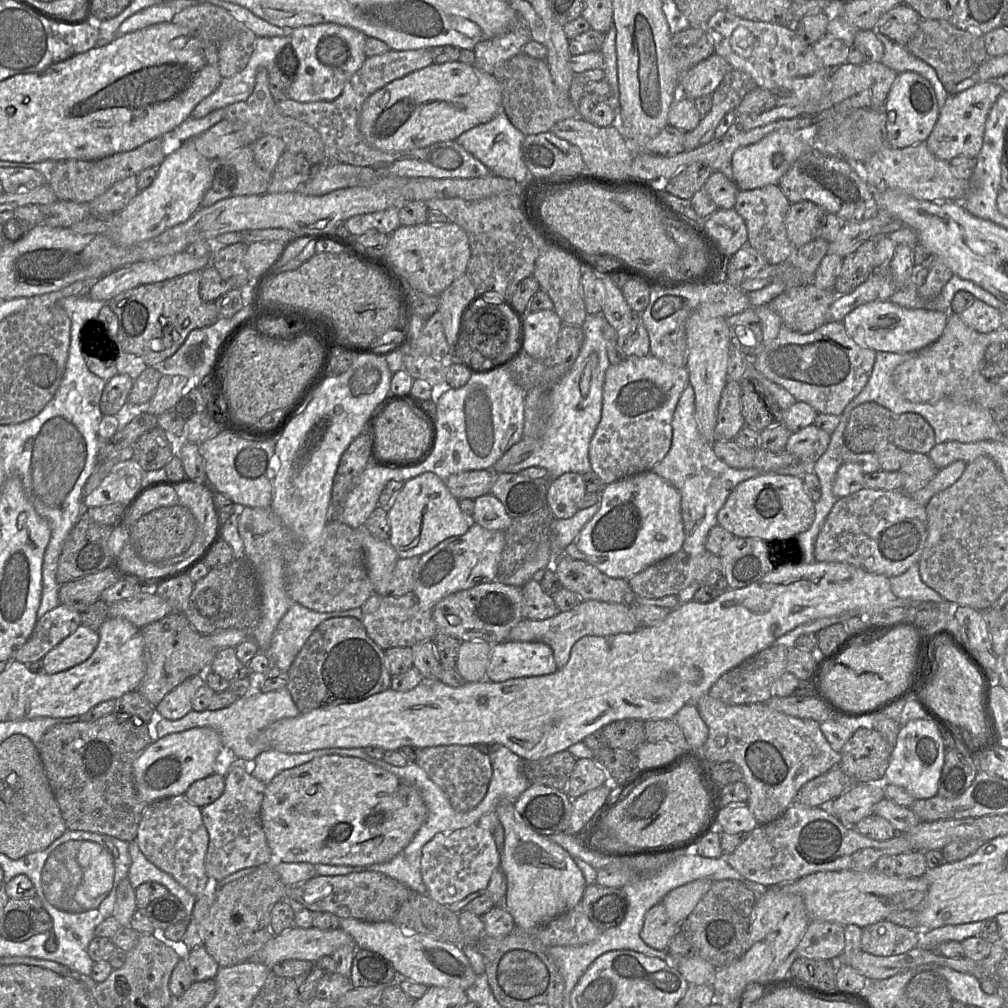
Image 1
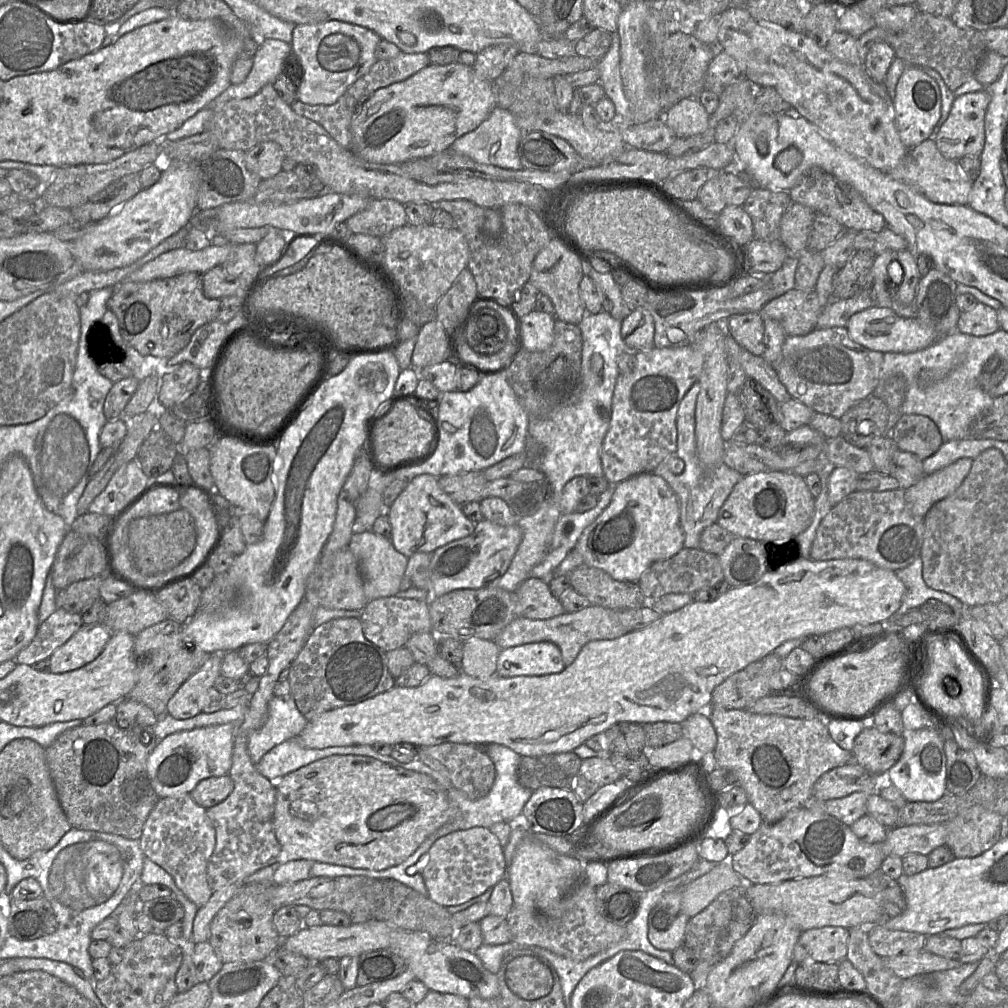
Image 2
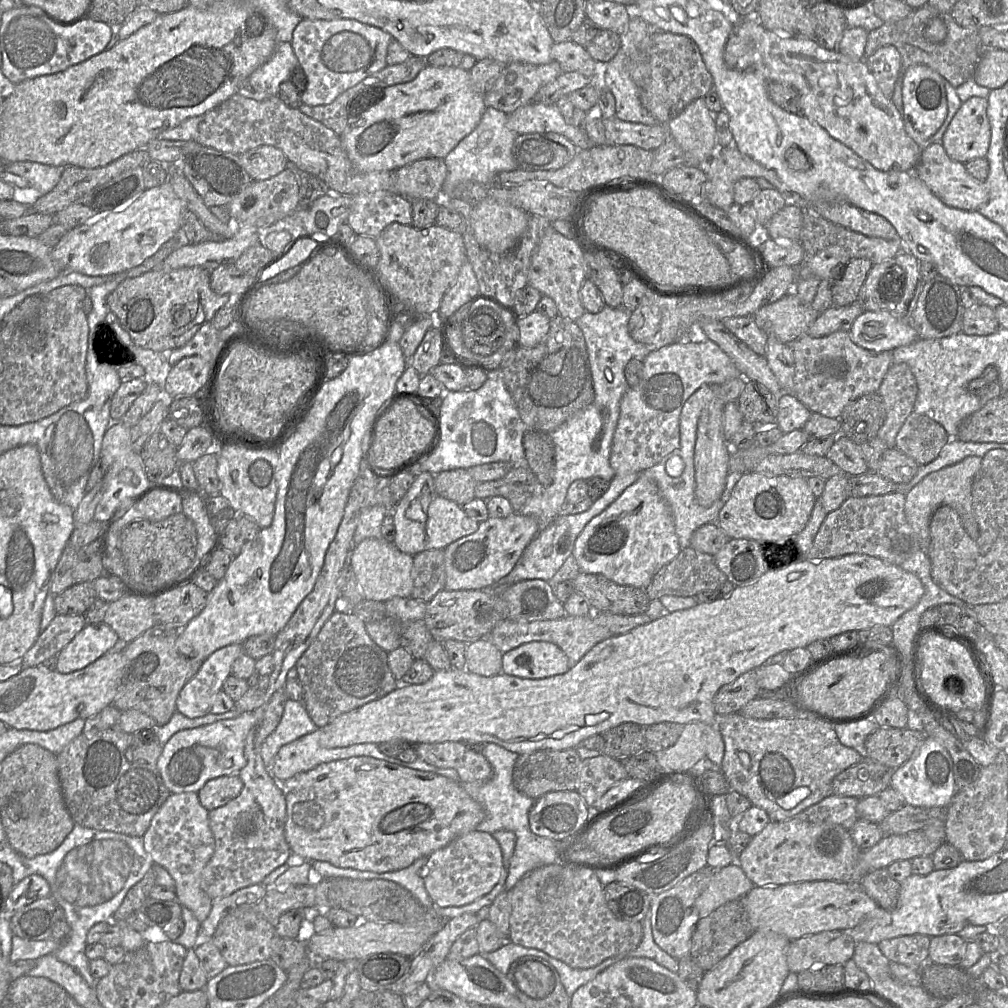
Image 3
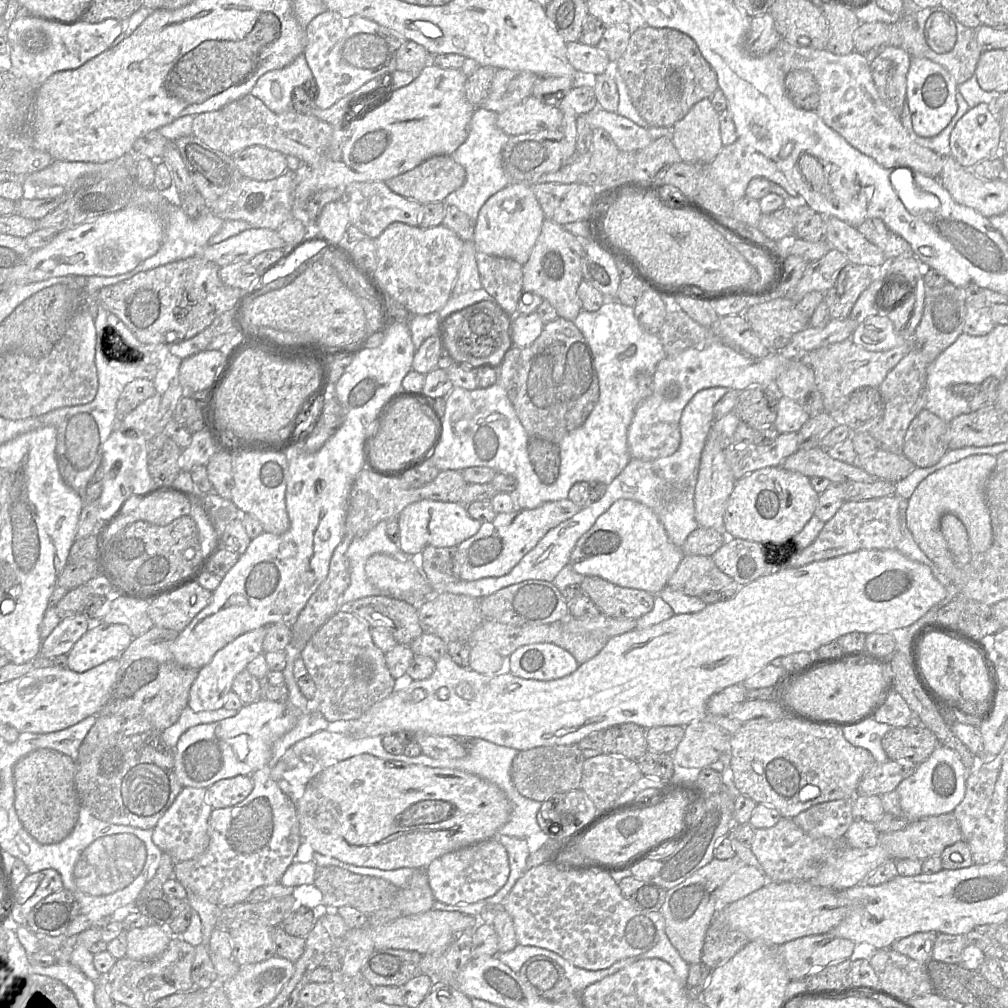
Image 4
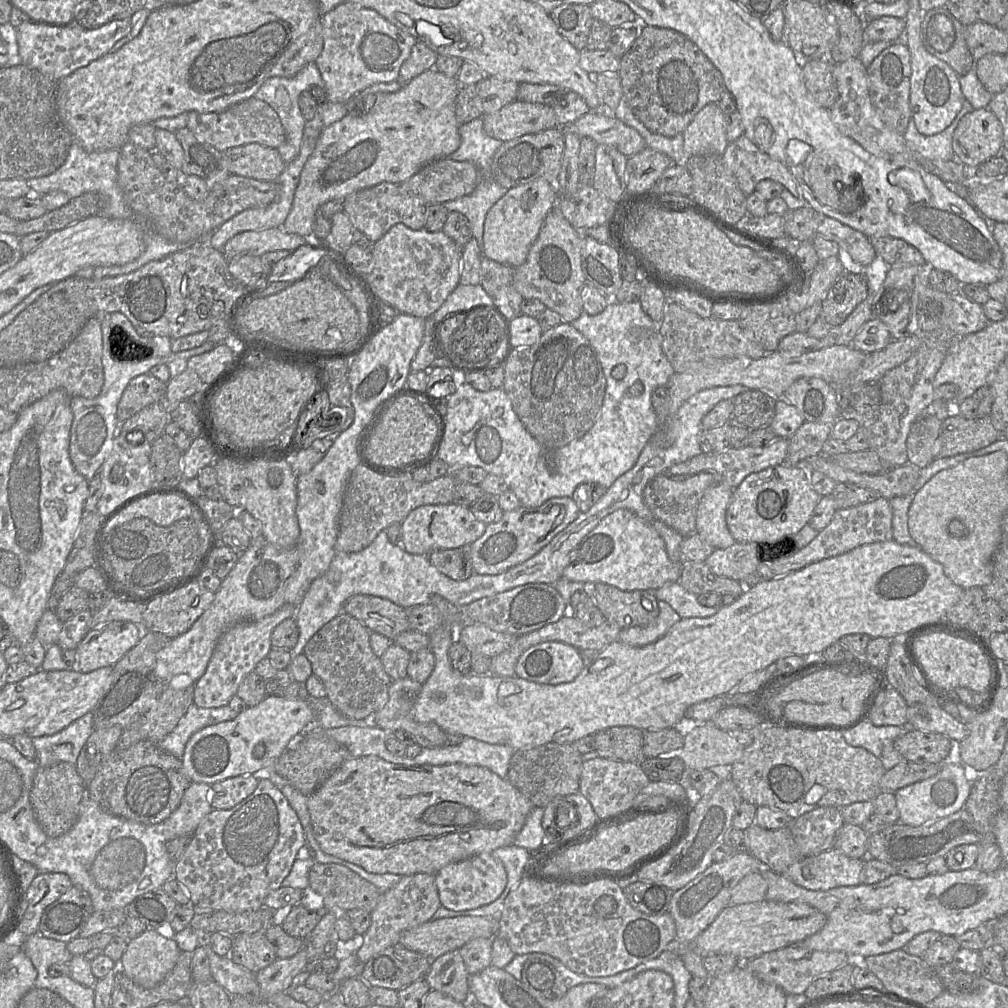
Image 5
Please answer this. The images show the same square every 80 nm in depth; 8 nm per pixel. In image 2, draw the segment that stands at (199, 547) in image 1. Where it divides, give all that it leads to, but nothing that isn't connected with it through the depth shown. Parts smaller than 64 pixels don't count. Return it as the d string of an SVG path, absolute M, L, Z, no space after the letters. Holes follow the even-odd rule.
M185 488L178 493L181 508L187 510L194 520L196 546L188 559L171 570L174 579L188 574L200 562L213 543L217 530L210 499L204 493L194 488Z

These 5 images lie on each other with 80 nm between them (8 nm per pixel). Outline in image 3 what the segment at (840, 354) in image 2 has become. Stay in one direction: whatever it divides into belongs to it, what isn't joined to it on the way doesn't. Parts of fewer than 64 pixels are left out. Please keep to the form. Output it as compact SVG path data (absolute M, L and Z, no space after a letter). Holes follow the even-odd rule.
M849 332L824 337L803 335L790 344L794 358L791 393L812 413L839 418L845 406L862 395L877 392L889 368L892 351L874 352L856 345Z

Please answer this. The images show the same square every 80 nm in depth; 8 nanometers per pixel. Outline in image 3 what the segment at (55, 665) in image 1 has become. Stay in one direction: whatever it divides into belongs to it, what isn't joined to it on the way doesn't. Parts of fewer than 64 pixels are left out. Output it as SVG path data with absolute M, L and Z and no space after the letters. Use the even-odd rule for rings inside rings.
M87 624L57 654L56 671L68 674L81 670L109 652L119 641L117 633L107 624Z

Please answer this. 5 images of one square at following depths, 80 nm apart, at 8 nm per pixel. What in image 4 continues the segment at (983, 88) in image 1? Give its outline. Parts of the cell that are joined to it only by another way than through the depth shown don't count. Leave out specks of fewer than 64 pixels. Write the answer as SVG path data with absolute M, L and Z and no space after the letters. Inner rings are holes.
M988 104L970 108L953 128L950 155L959 164L972 169L977 163L996 157L1001 152L1000 124Z

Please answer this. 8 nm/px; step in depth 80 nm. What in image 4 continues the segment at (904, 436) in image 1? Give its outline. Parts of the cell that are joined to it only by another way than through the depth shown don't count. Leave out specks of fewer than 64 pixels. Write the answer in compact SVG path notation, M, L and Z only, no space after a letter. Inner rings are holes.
M926 409L911 421L904 438L903 454L916 468L935 465L948 450L947 424Z

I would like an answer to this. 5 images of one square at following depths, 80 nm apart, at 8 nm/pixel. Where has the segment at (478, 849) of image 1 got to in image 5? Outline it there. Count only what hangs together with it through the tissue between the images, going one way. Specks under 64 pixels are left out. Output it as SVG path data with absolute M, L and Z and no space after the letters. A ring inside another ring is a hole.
M483 852L444 866L435 874L435 879L442 906L454 911L464 911L495 901L506 887L507 872L492 852Z

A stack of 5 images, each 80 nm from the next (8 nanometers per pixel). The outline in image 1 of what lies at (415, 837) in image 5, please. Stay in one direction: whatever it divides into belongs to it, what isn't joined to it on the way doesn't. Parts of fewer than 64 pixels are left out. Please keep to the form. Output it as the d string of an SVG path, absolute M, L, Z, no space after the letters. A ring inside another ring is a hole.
M344 755L315 757L282 770L266 784L261 822L275 864L309 862L361 866L385 862L401 852L426 819L427 808L412 784L373 763Z

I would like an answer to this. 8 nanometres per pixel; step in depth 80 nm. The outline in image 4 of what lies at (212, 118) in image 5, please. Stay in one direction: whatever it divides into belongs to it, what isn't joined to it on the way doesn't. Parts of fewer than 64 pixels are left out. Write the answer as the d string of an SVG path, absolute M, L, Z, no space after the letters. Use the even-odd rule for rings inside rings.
M247 94L224 107L200 113L194 116L192 134L209 147L233 155L246 147L259 145L280 151L285 156L297 157L304 166L318 168L323 161L323 154L328 148L333 127L311 114L298 113L289 109L276 114L260 99Z

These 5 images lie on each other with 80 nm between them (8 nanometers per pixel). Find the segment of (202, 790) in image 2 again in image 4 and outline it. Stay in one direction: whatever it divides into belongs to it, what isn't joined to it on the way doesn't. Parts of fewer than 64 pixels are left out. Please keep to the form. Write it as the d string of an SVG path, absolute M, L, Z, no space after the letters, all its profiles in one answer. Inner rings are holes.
M250 775L222 779L206 789L206 801L213 808L227 808L243 801L253 790Z

